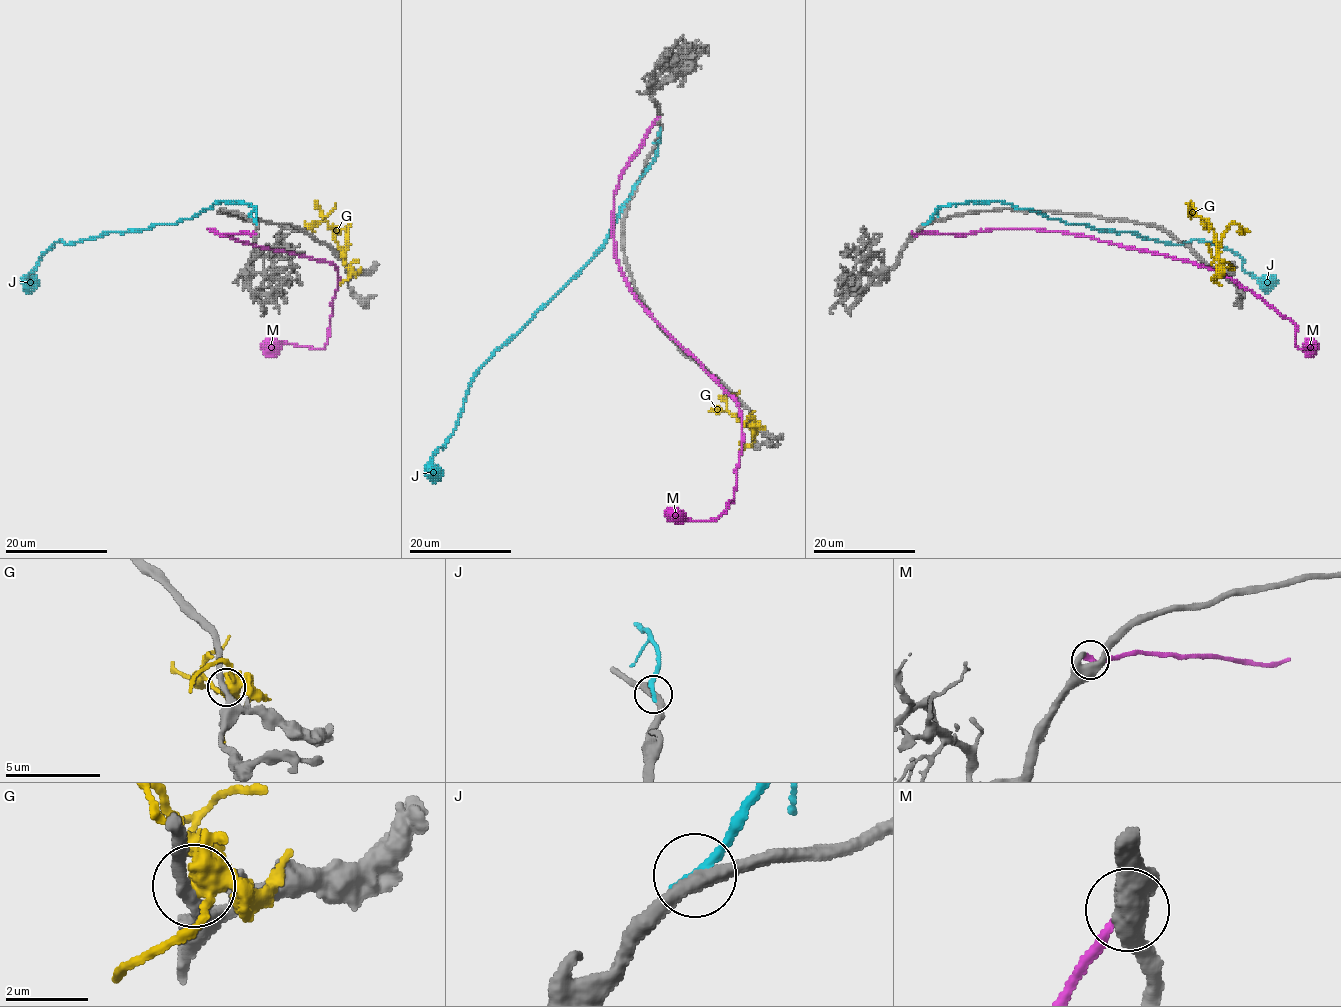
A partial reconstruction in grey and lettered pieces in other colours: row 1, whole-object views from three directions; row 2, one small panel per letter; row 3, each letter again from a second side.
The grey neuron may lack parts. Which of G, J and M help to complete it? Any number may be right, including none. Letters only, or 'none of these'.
M

